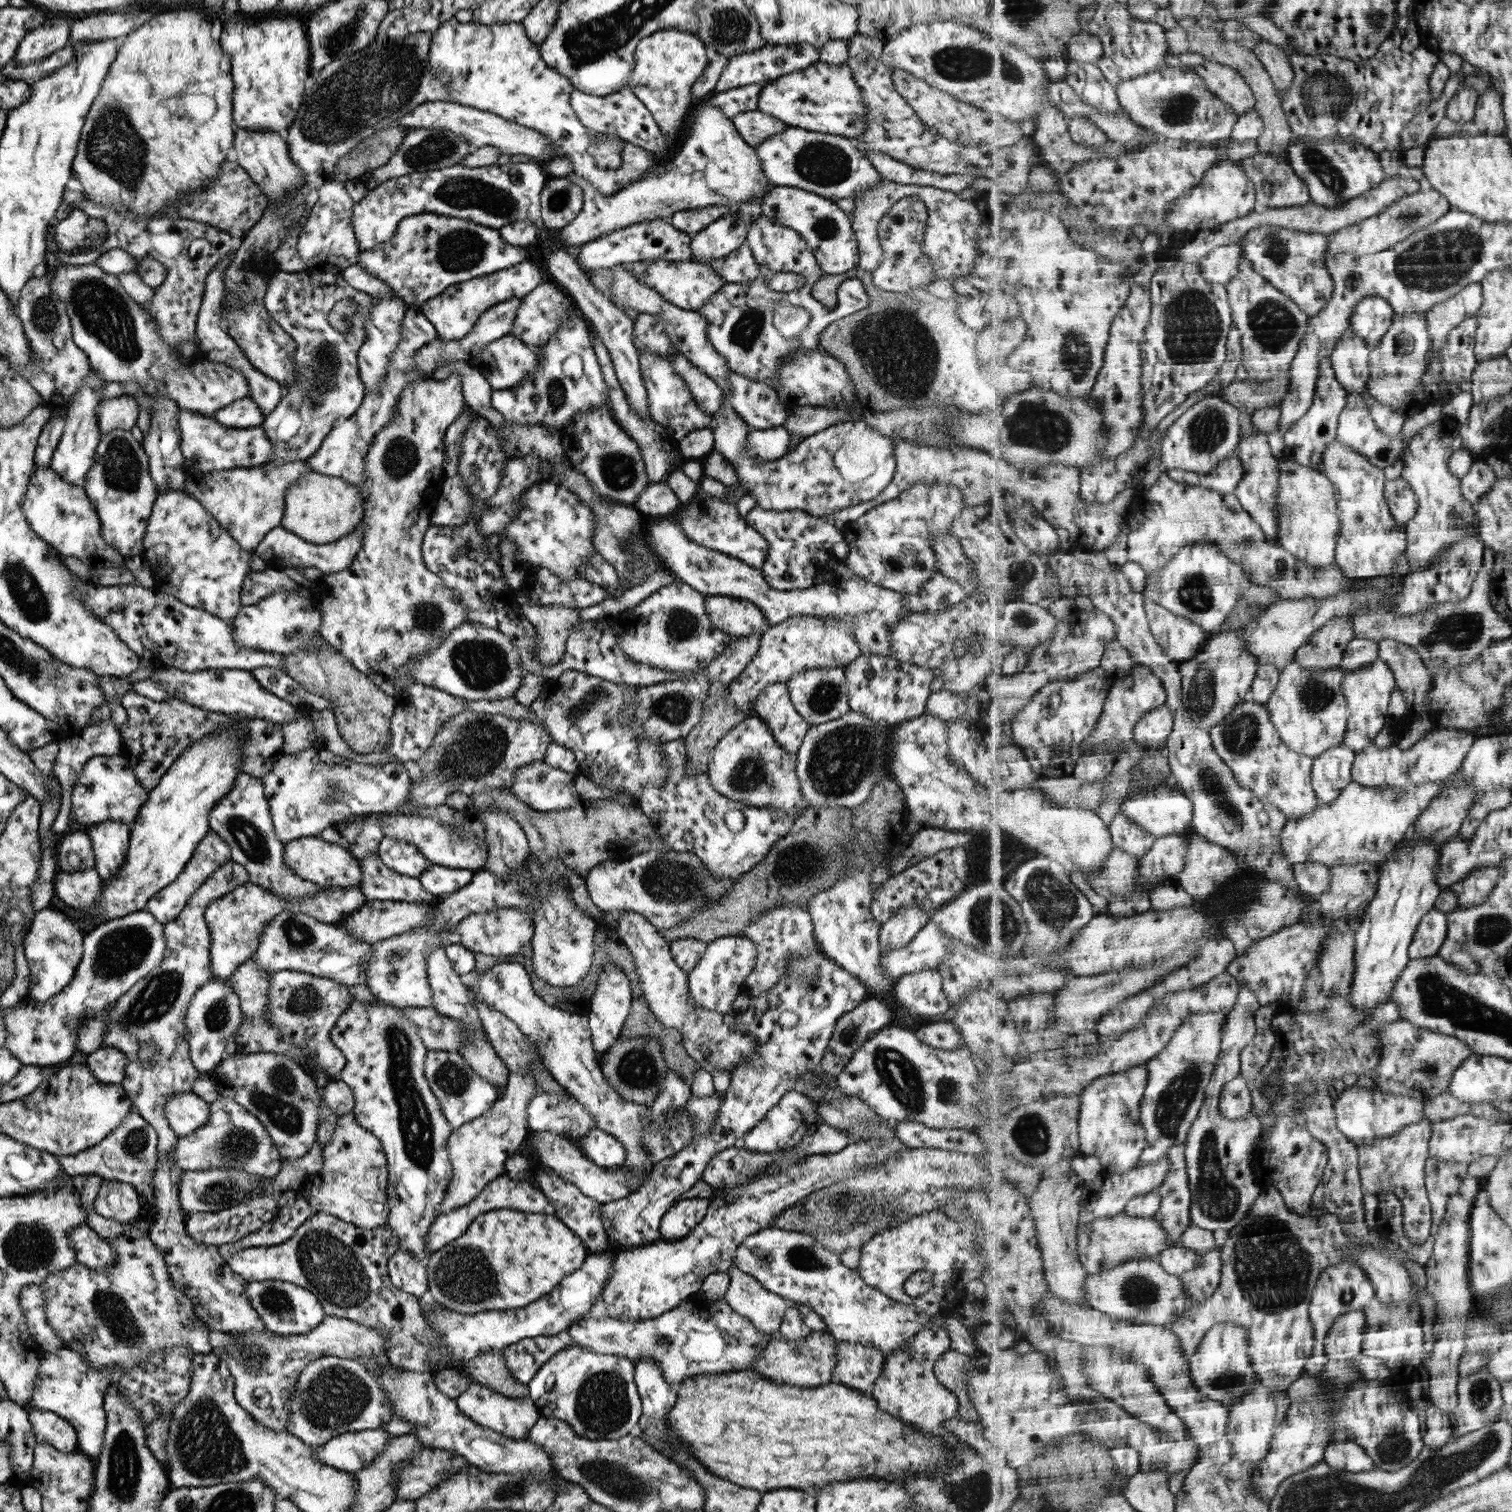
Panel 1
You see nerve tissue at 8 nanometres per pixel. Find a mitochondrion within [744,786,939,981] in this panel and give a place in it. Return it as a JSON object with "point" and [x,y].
{"point":[799,865]}

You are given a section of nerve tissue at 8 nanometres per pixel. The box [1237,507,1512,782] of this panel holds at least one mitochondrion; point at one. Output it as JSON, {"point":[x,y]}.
{"point":[1461,629]}

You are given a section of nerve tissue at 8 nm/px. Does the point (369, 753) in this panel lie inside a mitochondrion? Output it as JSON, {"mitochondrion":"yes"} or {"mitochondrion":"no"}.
{"mitochondrion":"no"}

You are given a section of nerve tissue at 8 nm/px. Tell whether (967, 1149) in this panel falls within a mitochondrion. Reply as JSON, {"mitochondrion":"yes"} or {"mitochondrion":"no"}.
{"mitochondrion":"no"}

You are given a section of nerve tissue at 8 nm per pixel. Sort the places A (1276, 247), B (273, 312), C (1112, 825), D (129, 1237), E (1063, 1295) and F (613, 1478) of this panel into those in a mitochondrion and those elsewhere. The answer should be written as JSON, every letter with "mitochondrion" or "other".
{"A":"mitochondrion","B":"other","C":"other","D":"other","E":"other","F":"mitochondrion"}

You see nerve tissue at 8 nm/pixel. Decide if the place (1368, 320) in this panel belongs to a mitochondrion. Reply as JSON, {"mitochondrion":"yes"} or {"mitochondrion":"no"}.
{"mitochondrion":"no"}

